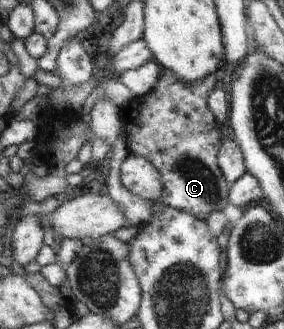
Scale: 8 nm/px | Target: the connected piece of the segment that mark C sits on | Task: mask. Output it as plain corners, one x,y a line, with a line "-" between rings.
164,69
161,70
161,76
157,78
157,82
153,84
153,88
147,94
143,94
137,99
133,98
119,108
122,122
120,130
125,136
125,148
129,154
147,158
153,164
153,168
159,172
159,180
163,186
161,202
173,210
187,212
201,222
207,221
210,212
222,211
229,204
229,200
227,200
229,185
221,176
217,166
217,151
223,141
221,129
219,129
217,119
211,116
204,95
205,90
217,85
218,75
209,74
193,84
185,84
185,82
179,82
169,70

